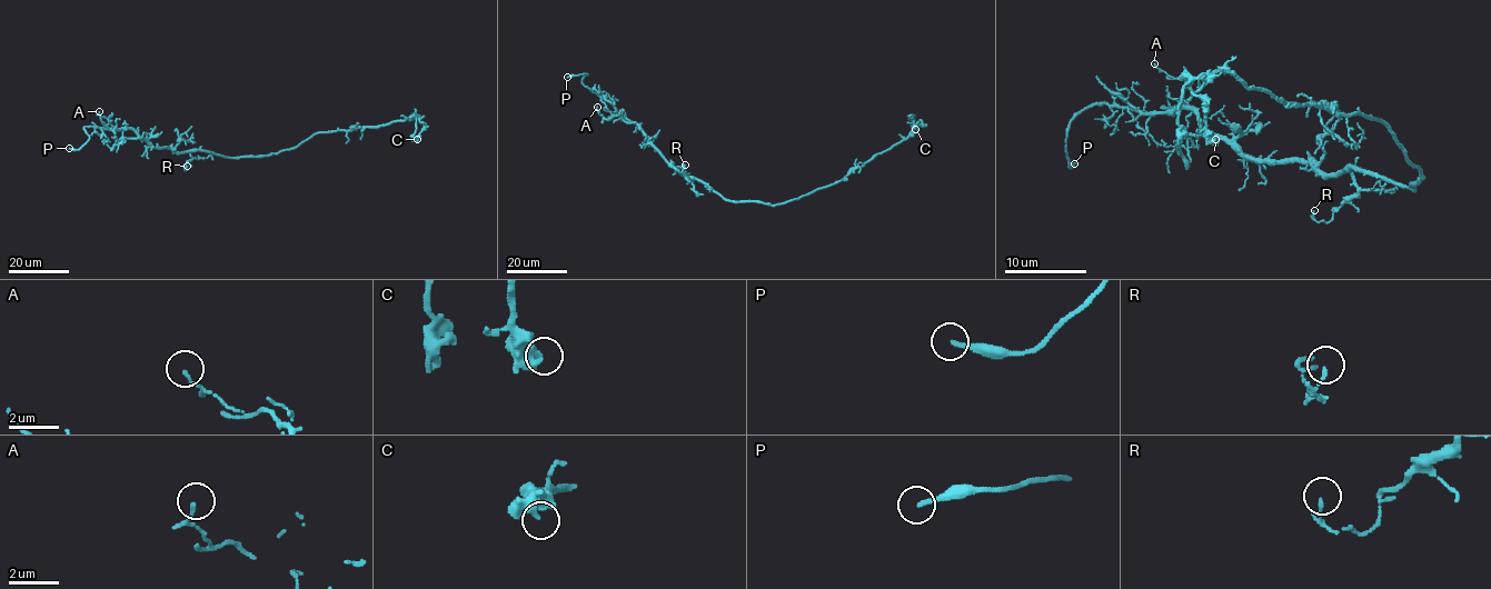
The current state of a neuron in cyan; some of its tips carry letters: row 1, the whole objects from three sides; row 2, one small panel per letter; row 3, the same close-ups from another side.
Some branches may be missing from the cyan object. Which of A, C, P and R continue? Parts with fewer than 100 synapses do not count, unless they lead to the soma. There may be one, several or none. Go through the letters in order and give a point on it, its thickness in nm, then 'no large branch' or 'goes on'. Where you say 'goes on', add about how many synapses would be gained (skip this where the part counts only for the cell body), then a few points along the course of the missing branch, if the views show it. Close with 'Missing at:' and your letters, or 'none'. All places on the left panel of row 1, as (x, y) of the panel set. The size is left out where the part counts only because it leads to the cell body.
A: at (99, 111); 130 nm thick; no large branch
C: at (417, 139); 240 nm thick; no large branch
P: at (69, 148); 200 nm thick; goes on; missing branch runs (69, 148), (48, 133), (33, 135), (13, 146)
R: at (187, 166); 70 nm thick; no large branch
Missing at: P

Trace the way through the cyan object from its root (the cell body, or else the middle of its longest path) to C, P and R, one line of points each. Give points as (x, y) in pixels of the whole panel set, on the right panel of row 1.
C: (1414, 186), (1420, 171), (1381, 120), (1288, 106), (1230, 71), (1191, 91), (1215, 139)
P: (1414, 186), (1254, 161), (1189, 108), (1083, 108), (1066, 132), (1074, 163)
R: (1414, 186), (1403, 188), (1352, 167), (1357, 191), (1328, 222), (1318, 222), (1314, 210)

